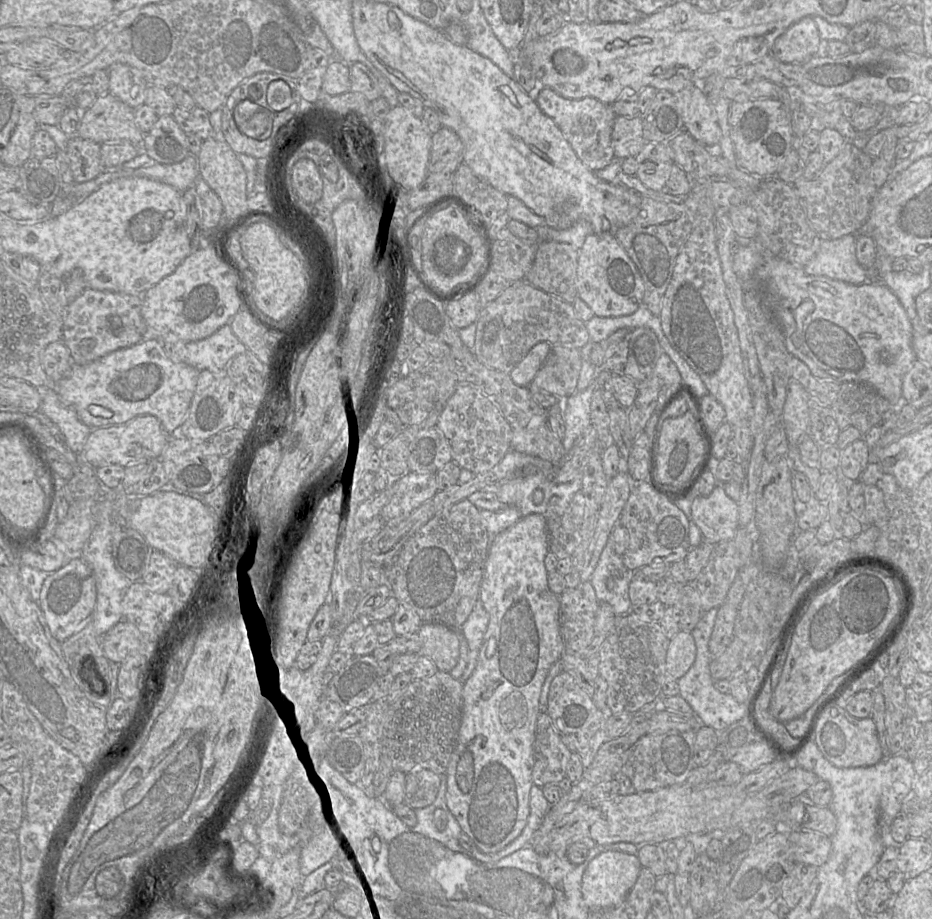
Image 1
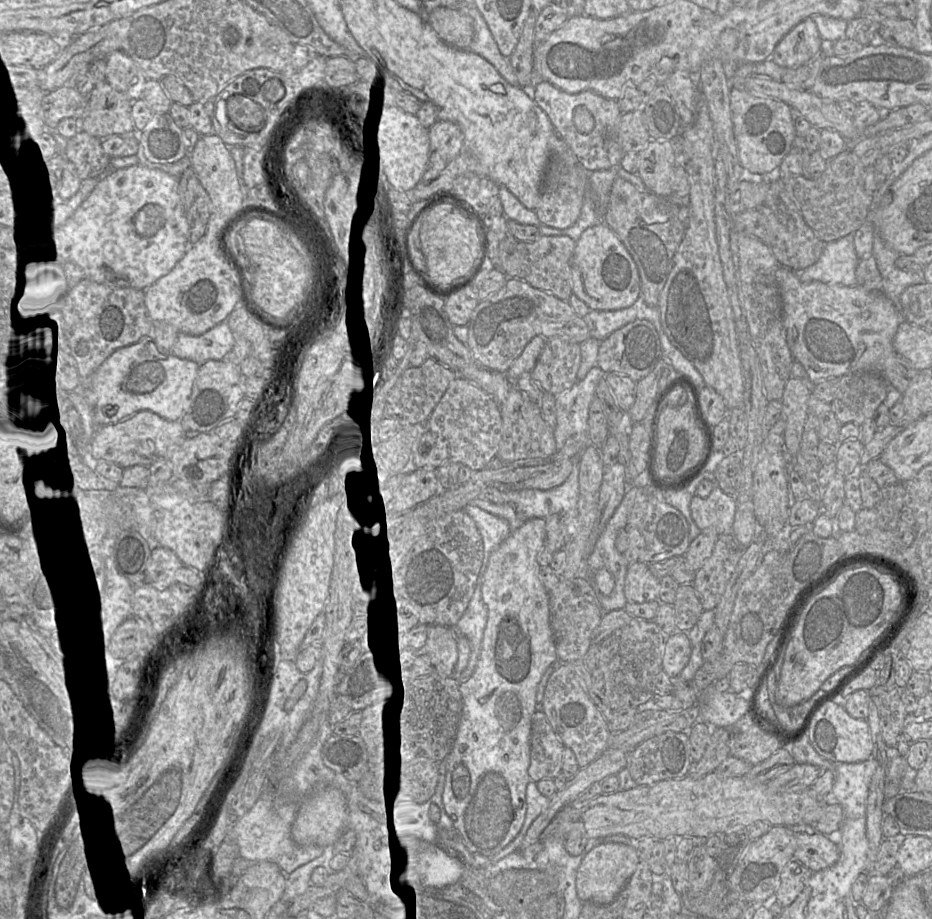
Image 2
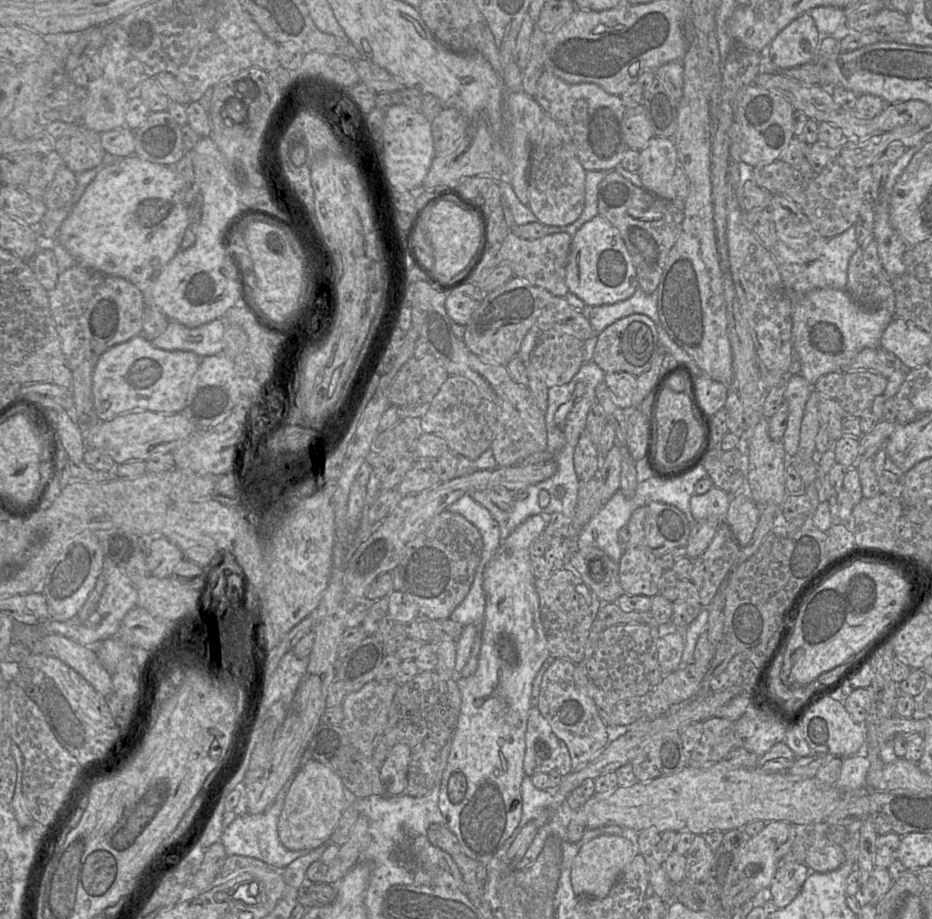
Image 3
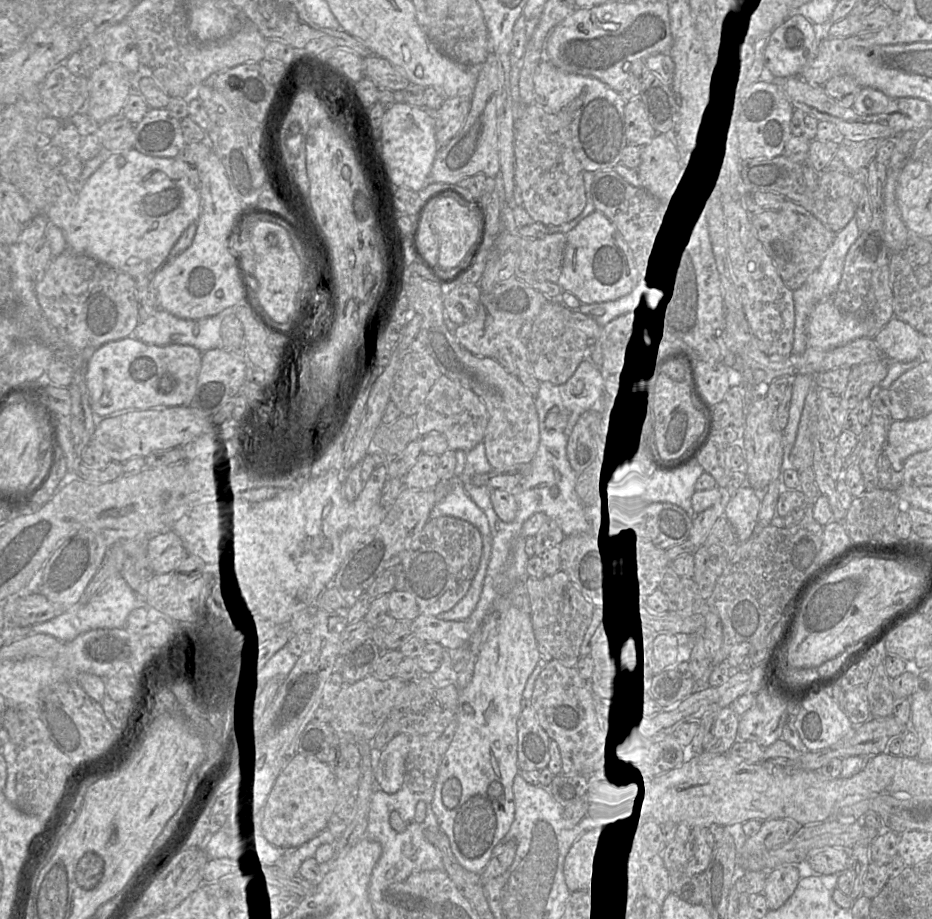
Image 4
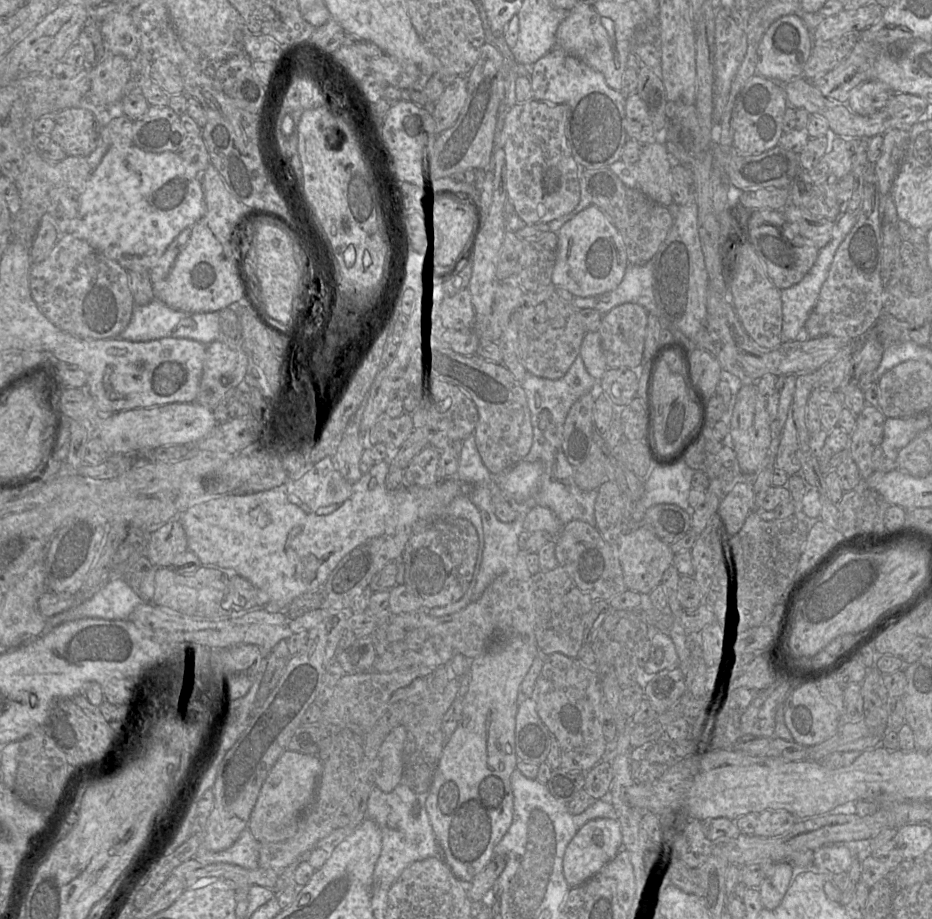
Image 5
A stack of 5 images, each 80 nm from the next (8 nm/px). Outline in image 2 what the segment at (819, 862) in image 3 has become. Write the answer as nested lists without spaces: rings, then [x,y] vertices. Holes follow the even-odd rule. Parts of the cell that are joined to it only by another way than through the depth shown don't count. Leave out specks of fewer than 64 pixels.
[[[794,833],[796,838],[796,850],[793,860],[797,860],[813,872],[834,865],[840,856],[839,846],[826,835]]]

